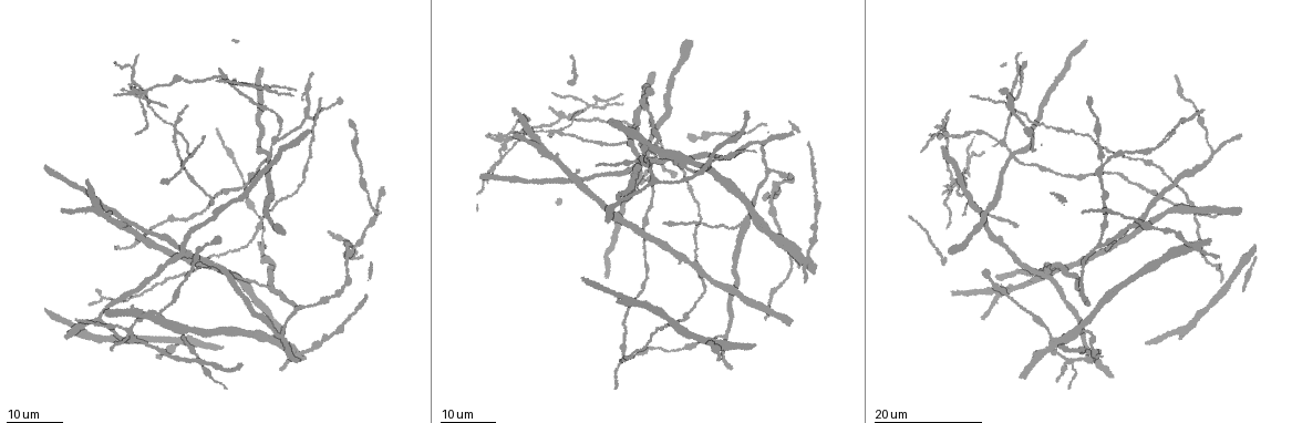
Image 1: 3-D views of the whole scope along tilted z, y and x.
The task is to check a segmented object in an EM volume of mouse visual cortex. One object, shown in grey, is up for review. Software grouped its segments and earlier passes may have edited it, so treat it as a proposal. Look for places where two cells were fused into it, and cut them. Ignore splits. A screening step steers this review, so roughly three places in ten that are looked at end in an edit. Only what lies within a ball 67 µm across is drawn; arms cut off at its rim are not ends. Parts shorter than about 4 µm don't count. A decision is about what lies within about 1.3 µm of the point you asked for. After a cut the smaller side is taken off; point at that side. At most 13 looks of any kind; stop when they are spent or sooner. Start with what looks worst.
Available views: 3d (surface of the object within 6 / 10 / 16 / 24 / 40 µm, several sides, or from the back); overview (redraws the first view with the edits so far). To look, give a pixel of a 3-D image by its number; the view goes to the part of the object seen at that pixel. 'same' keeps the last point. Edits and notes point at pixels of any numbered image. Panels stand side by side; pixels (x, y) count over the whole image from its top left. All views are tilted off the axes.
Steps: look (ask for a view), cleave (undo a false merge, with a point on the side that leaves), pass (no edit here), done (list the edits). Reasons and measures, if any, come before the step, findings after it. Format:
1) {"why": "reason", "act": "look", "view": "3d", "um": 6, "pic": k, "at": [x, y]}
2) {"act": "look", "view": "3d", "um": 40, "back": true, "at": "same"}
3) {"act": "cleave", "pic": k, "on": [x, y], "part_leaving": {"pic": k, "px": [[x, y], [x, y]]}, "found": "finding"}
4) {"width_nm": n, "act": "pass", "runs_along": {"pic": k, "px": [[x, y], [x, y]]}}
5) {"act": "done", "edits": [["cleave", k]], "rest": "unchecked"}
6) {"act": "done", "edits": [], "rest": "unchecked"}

{"act": "look", "view": "3d", "um": 24, "pic": 1, "at": [739, 225]}

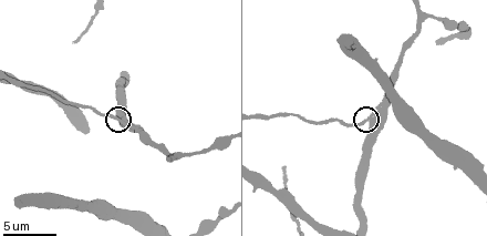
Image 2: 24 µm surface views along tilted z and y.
{"act": "look", "view": "3d", "um": 10, "pic": 2, "at": [370, 121]}

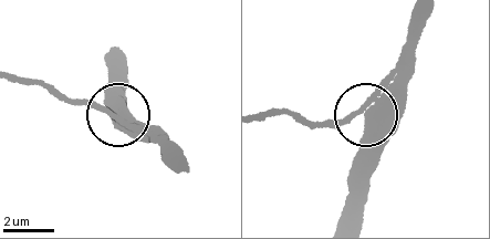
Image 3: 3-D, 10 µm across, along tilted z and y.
{"side_arm_um": 17, "act": "pass", "runs_along": {"pic": 3, "px": [[184, 160], [138, 121], [53, 90]]}, "found": "one cell here"}

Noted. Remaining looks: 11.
{"why": "four-way junction", "act": "look", "view": "3d", "um": 16, "pic": 1, "at": [270, 154]}

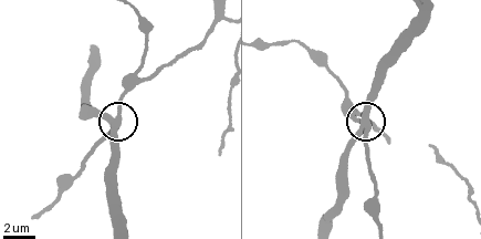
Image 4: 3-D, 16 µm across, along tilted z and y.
{"act": "look", "view": "3d", "um": 10, "pic": 4, "at": [116, 118]}

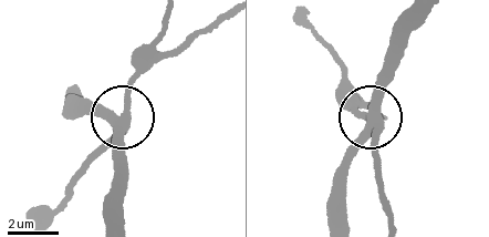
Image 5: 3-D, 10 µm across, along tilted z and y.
{"act": "cleave", "pic": 5, "on": [96, 154], "part_leaving": {"pic": 5, "px": [[118, 122], [136, 81], [227, 18]]}, "found": "two cells meet here"}

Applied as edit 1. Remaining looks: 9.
{"why": "three-way junction", "act": "look", "view": "3d", "um": 16, "pic": 1, "at": [1215, 150]}

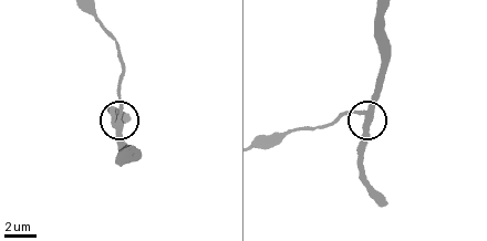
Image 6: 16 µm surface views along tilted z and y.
{"why": "closer look", "act": "look", "view": "3d", "um": 6, "pic": 6, "at": [120, 125]}

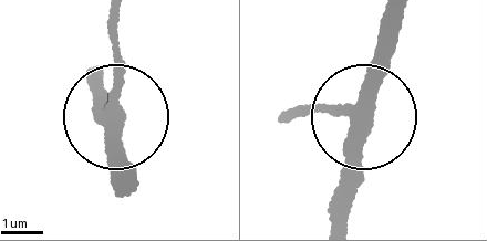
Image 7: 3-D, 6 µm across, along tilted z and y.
{"side_arm_um": 7, "act": "pass", "runs_along": {"pic": 7, "px": [[384, 22], [342, 219]]}, "found": "all the same cell"}

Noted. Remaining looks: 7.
{"why": "arms part here", "act": "look", "view": "3d", "um": 24, "pic": 1, "at": [128, 329]}

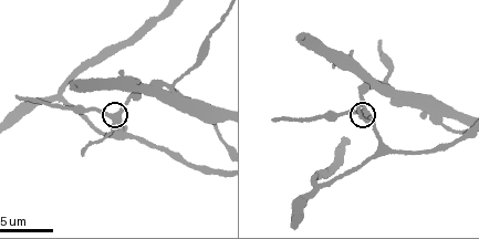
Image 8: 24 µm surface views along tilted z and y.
{"why": "zoom in", "act": "look", "view": "3d", "um": 10, "pic": 8, "at": [112, 117]}

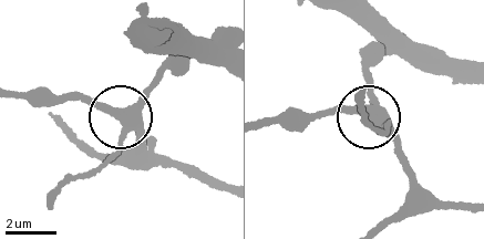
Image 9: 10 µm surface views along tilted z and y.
{"width_nm": 380, "act": "cleave", "pic": 9, "on": [112, 156], "part_leaving": {"pic": 9, "px": [[126, 126], [115, 151], [61, 186], [49, 206]]}, "found": "two cells meet here"}

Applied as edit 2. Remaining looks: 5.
{"act": "look", "view": "overview"}

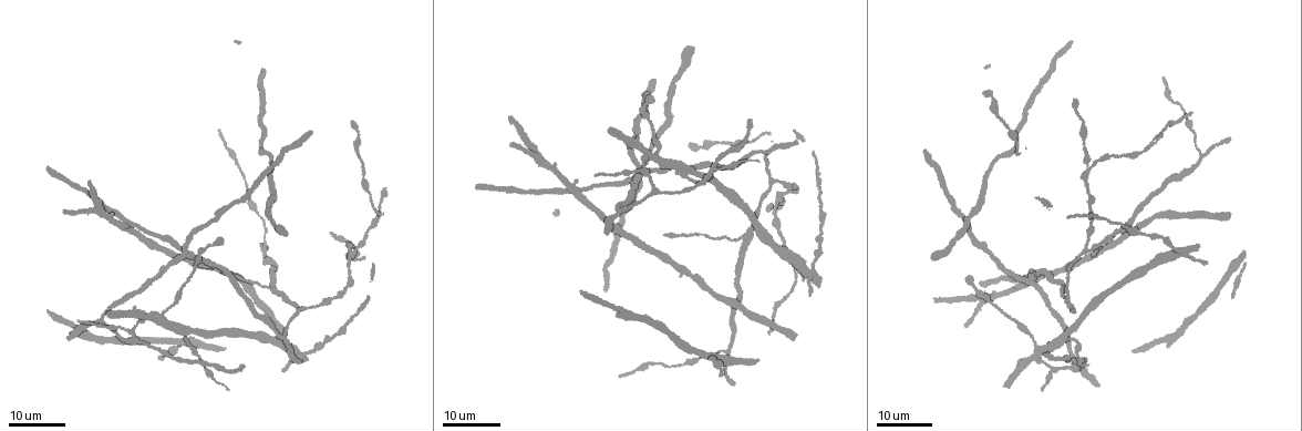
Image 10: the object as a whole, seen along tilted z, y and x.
{"why": "arms part here", "act": "look", "view": "3d", "um": 24, "pic": 10, "at": [771, 183]}

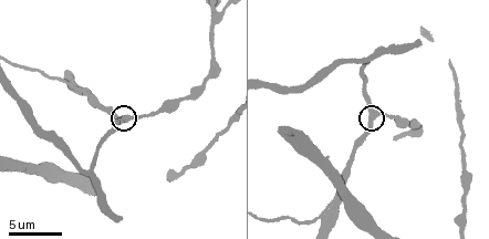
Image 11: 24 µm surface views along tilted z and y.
{"act": "look", "view": "3d", "um": 6, "pic": 11, "at": [371, 118]}

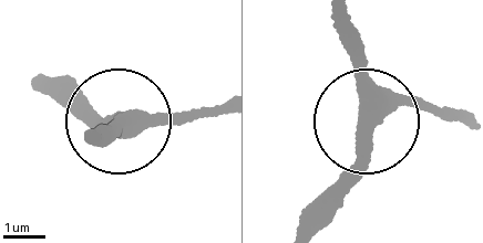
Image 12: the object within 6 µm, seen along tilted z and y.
{"arms": 3, "act": "pass", "found": "all the same cell"}

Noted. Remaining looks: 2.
{"act": "look", "view": "3d", "um": 16, "pic": 10, "at": [262, 94]}

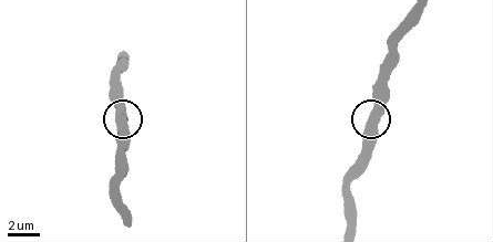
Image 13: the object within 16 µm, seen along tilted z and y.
{"act": "look", "view": "3d", "um": 6, "pic": 13, "at": [368, 120]}

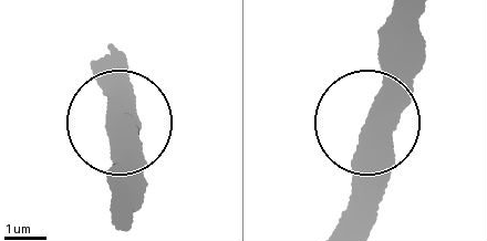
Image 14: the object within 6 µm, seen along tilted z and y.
{"width_nm": 420, "act": "pass", "found": "continuous, no second cell"}

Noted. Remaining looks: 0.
{"act": "done", "edits": [["cleave", 5], ["cleave", 9]], "rest": "unchecked"}

